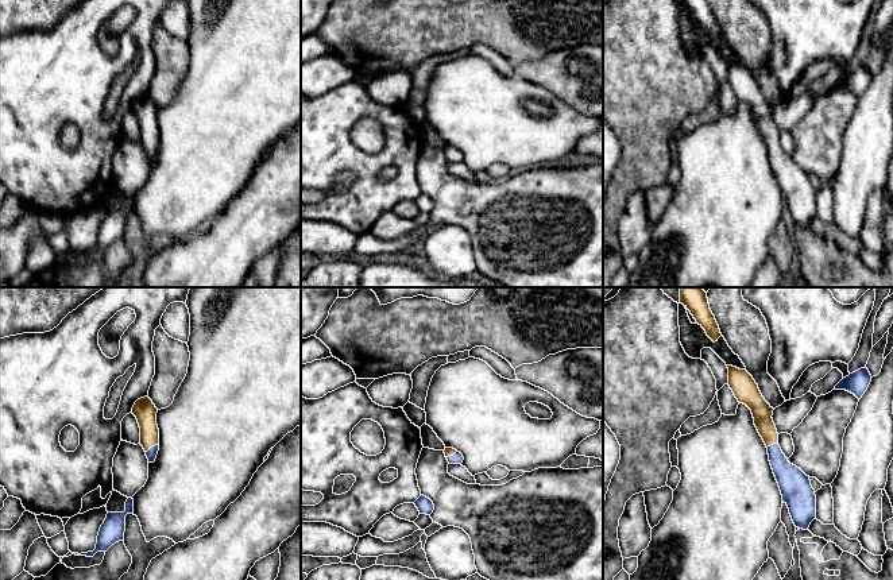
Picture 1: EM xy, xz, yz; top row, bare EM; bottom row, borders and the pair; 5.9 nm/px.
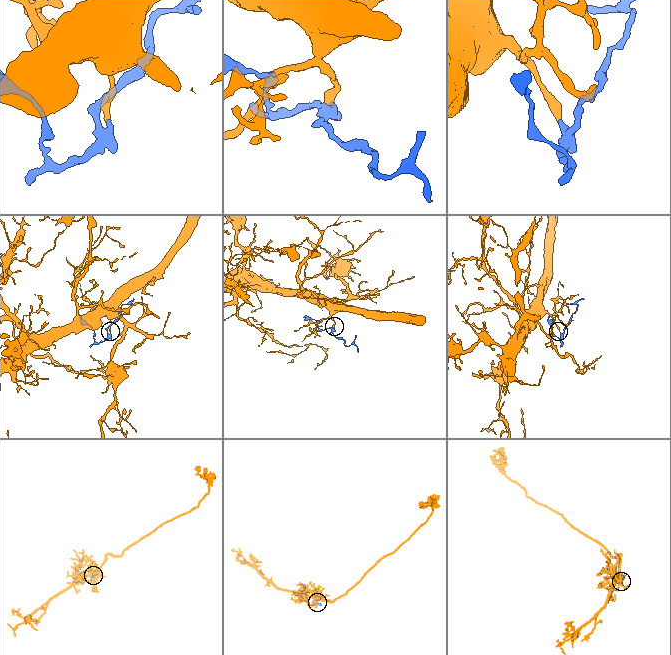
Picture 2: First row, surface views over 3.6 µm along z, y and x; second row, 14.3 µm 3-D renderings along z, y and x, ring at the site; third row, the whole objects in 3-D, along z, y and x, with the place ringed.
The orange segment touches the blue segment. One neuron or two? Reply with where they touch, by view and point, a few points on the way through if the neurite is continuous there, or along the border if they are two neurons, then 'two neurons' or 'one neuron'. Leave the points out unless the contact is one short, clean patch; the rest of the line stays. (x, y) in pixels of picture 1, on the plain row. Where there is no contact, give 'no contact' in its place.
xy (151, 144) | across xy (145, 108), (151, 144), (151, 151) | one neuron

